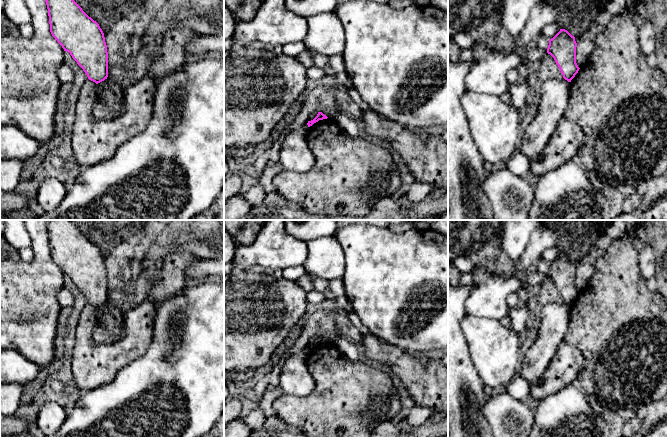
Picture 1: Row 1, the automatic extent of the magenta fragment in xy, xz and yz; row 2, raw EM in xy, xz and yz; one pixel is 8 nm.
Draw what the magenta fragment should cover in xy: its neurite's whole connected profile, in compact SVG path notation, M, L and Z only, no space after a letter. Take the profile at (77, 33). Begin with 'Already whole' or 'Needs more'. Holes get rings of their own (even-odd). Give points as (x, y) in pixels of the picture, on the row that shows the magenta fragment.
Already whole. M45 0L50 32L96 84L108 77L108 52L99 24L74 0Z

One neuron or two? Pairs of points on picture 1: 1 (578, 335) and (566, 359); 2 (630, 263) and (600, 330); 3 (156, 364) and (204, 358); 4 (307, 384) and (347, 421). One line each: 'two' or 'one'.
1: two
2: one
3: one
4: two

